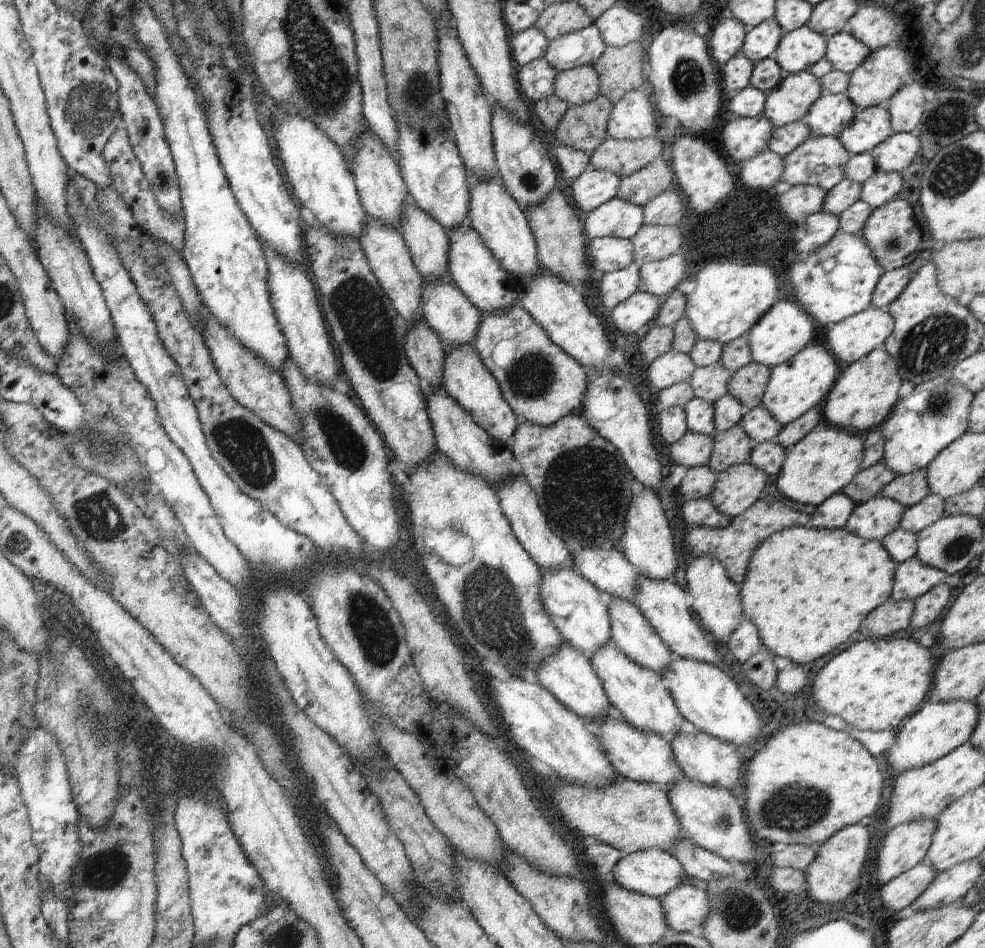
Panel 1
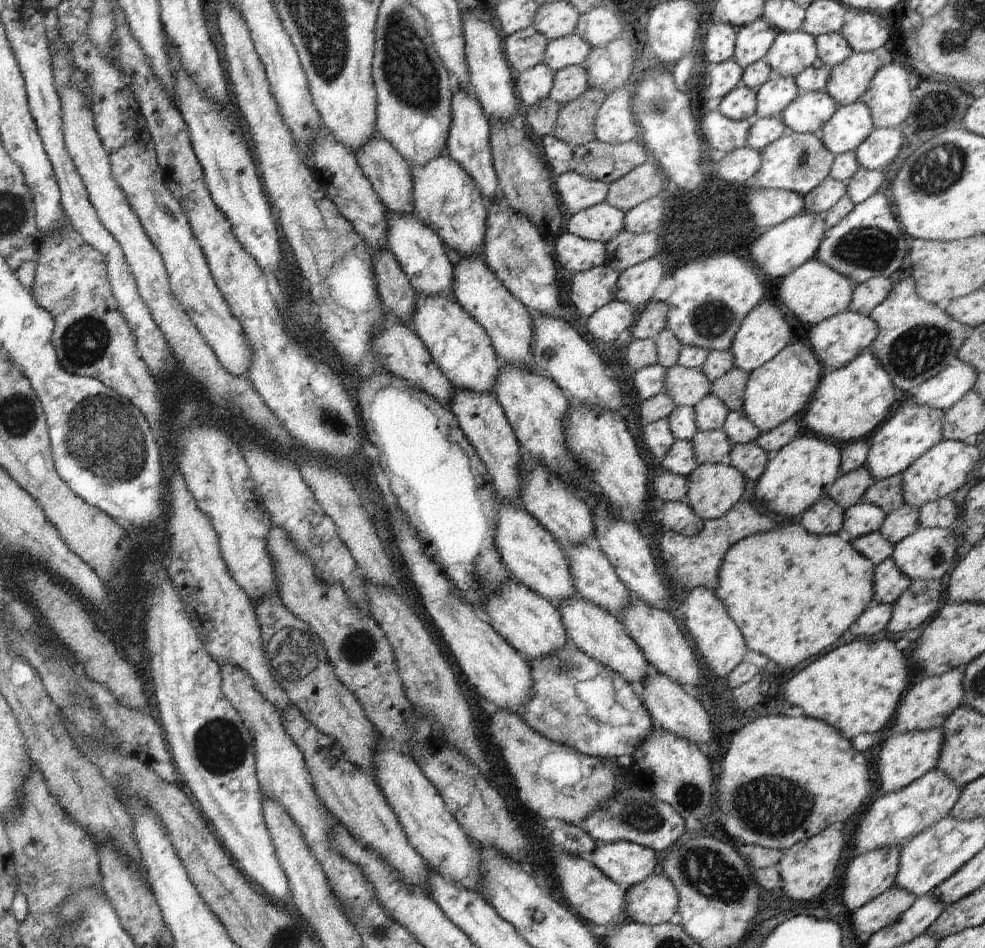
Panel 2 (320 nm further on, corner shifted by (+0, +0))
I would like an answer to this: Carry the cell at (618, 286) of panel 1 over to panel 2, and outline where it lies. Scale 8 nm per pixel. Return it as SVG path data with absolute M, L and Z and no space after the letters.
M607 265L574 273L568 285L572 304L580 314L590 317L601 310L602 306L615 300L619 276L618 271Z

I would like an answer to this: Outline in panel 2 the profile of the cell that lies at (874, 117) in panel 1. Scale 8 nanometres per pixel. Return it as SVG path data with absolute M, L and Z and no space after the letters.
M860 100L841 105L821 128L819 139L838 156L854 151L874 130L869 108Z

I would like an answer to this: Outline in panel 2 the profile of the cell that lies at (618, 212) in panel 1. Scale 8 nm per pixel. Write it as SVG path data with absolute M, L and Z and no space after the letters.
M602 202L574 215L568 215L565 231L579 238L607 244L622 232L624 222L624 212Z

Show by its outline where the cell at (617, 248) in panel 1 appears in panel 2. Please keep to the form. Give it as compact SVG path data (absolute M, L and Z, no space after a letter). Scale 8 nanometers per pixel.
M564 231L554 244L557 263L572 274L606 265L606 244L579 238Z

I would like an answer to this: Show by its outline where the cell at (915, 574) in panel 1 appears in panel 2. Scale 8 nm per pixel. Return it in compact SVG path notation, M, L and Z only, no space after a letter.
M886 558L884 562L874 565L874 598L875 604L892 605L902 594L904 590L912 584L912 580L902 574L902 570L891 558Z

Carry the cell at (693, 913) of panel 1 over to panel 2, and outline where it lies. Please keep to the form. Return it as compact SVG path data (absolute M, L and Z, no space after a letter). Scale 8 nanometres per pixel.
M661 872L626 889L626 914L644 925L669 923L677 912L679 897L674 884Z

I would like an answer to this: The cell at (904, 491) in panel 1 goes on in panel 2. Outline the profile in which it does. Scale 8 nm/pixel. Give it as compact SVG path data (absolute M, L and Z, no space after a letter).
M899 473L885 480L875 481L870 489L866 490L862 501L882 508L886 515L901 508L905 505L901 474Z

